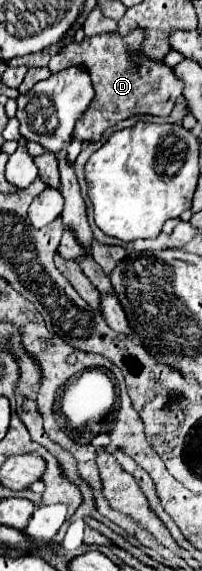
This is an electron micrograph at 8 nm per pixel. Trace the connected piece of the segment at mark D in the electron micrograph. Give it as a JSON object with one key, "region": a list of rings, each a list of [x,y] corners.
{"region":[[[134,30],[130,38],[120,38],[120,34],[100,34],[94,38],[84,38],[82,44],[72,42],[62,48],[50,62],[50,72],[60,72],[70,66],[84,66],[92,78],[92,86],[96,90],[94,102],[90,110],[80,118],[76,126],[76,138],[84,142],[98,142],[102,134],[120,120],[140,114],[152,116],[168,116],[182,96],[182,82],[174,78],[174,72],[164,62],[144,62],[142,66],[134,66],[130,62],[130,50],[142,42],[142,30]]]}

